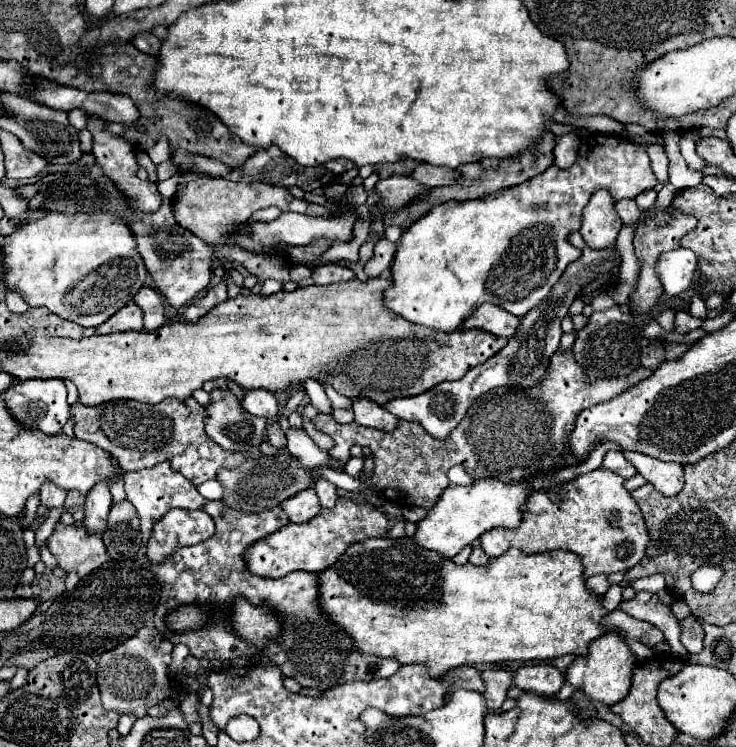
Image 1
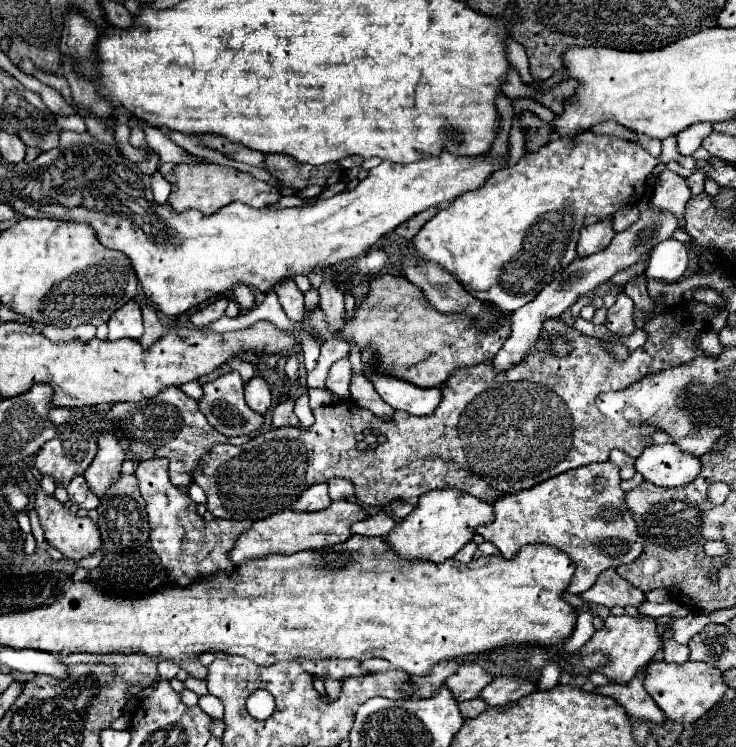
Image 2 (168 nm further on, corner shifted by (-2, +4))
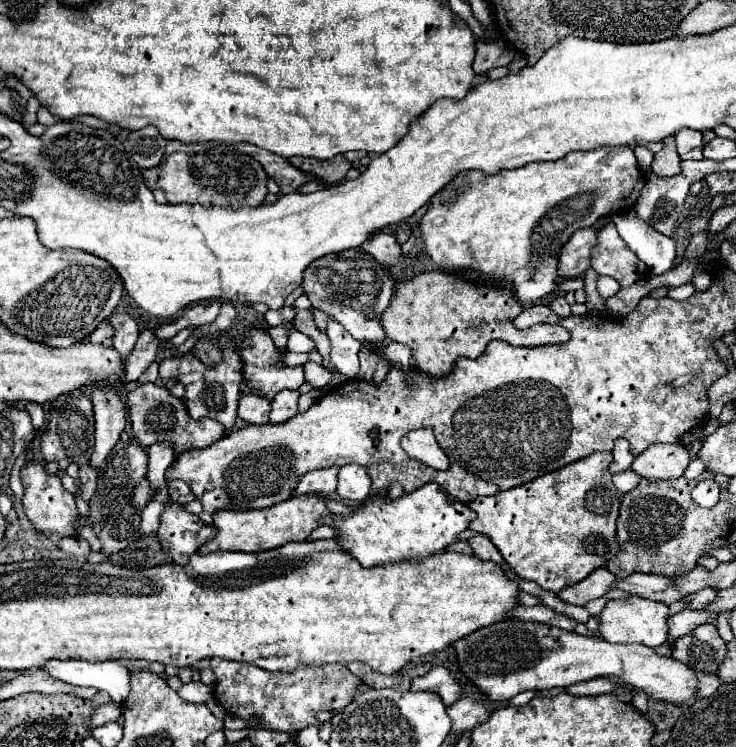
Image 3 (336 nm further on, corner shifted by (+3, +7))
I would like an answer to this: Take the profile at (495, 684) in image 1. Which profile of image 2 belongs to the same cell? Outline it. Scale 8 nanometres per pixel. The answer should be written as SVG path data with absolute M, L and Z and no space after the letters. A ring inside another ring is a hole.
M465 664L465 666L459 666L459 670L445 684L455 694L457 700L465 702L465 700L477 698L479 692L489 682L493 682L493 678L495 676L485 672L481 666L477 666L477 664Z

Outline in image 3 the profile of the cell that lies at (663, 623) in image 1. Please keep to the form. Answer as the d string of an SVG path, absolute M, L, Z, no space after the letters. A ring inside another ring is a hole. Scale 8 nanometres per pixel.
M600 567L594 573L590 573L584 581L578 581L576 585L564 587L558 593L558 597L562 601L566 601L566 603L572 603L572 605L586 605L588 601L598 599L606 591L610 591L610 587L612 587L614 581L616 581L616 577L608 569Z

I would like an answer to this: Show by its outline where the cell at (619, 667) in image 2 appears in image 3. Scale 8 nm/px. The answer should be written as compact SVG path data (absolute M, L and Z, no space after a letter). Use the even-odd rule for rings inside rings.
M628 595L622 599L608 601L606 609L600 615L600 635L608 643L646 643L648 647L656 649L666 643L668 639L668 605L648 601L638 595Z

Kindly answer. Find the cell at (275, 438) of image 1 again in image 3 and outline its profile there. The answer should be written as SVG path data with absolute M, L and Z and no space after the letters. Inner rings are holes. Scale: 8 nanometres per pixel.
M280 391L276 399L272 401L272 411L270 411L270 423L286 423L298 413L298 391Z

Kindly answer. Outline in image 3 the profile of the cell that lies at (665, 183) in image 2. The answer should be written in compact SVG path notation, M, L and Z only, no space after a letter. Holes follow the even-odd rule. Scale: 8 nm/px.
M666 137L664 141L664 147L654 153L654 161L652 161L652 171L660 177L670 177L670 175L676 175L680 173L680 155L676 151L676 143L674 143L674 137Z

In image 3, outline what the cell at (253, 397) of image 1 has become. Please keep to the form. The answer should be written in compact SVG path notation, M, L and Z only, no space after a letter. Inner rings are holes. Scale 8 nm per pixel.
M248 393L240 399L238 417L250 425L270 423L270 401L258 393Z

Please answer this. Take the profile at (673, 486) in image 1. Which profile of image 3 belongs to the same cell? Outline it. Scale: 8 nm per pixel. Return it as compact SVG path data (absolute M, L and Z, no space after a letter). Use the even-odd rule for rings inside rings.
M656 443L634 457L632 471L644 479L676 479L682 477L690 463L690 455L682 443Z

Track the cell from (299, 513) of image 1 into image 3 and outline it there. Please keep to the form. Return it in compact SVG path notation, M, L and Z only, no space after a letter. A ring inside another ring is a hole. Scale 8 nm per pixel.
M326 467L326 469L318 469L318 471L310 471L306 475L302 475L294 495L320 495L320 497L328 497L336 491L338 485L338 471L340 467Z

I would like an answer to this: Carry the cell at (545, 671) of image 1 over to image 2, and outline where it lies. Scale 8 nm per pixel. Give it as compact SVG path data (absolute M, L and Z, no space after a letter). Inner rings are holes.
M499 676L495 678L487 688L481 690L481 698L491 704L493 708L497 706L509 706L523 698L525 694L531 694L537 690L537 682L531 678L513 678L513 676Z

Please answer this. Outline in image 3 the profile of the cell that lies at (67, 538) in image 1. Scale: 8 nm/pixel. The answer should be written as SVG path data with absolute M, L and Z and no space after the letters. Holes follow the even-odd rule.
M30 461L22 467L20 479L24 485L24 497L22 497L24 513L26 513L28 521L34 525L34 529L42 531L42 533L58 533L64 537L76 535L76 523L80 519L80 513L78 513L74 495L64 489L60 475L46 473L44 461L36 461L36 463Z

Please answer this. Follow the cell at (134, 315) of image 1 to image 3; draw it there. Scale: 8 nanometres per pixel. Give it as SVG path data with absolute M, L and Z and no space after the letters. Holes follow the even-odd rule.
M114 313L108 321L110 321L110 323L114 325L114 329L116 329L116 333L114 333L114 337L112 337L114 349L116 349L122 357L128 357L130 351L134 349L134 345L136 345L138 335L140 335L138 323L136 323L130 315L126 315L126 313Z

